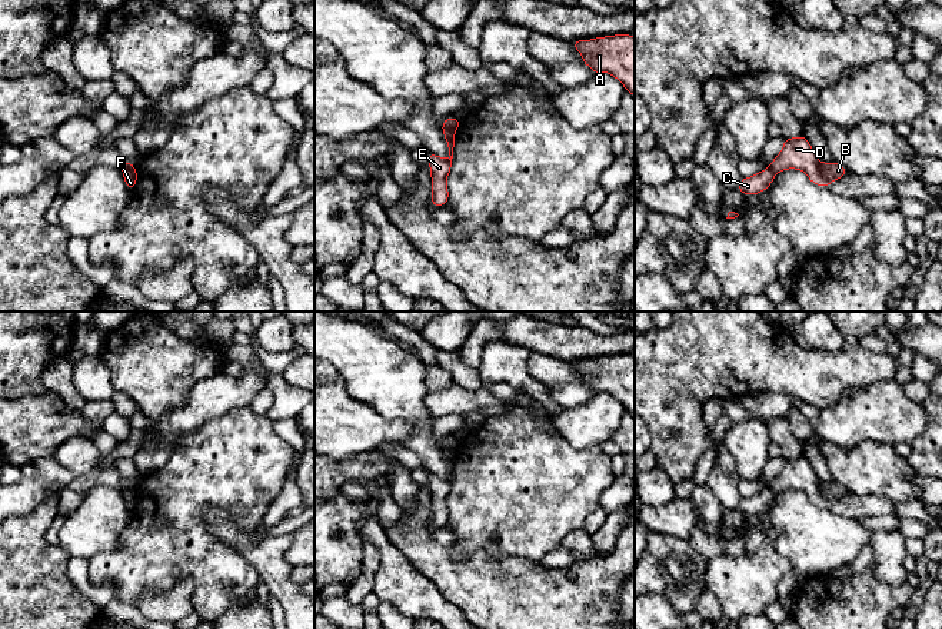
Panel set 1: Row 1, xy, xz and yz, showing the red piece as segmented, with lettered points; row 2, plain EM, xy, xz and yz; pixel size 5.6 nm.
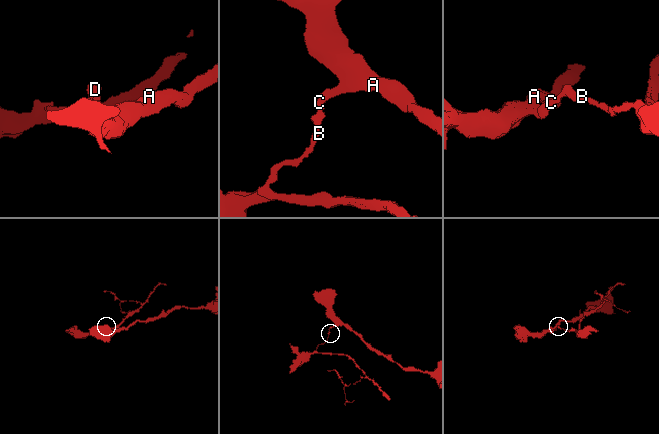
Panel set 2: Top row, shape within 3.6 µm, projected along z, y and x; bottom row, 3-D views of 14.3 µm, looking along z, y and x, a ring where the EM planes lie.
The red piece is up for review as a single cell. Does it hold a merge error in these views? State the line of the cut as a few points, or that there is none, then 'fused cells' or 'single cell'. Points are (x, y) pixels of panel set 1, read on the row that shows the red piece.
cut in xz along (442, 129), (453, 133); fused cells

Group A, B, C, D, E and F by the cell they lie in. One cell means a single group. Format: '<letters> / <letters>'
A C F / B D E

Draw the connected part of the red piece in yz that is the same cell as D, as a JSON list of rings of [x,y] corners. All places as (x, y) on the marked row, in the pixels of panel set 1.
[[[803,134],[783,140],[783,147],[770,162],[770,169],[776,173],[789,169],[802,170],[813,184],[820,187],[829,187],[833,180],[838,180],[849,173],[839,163],[820,163]]]

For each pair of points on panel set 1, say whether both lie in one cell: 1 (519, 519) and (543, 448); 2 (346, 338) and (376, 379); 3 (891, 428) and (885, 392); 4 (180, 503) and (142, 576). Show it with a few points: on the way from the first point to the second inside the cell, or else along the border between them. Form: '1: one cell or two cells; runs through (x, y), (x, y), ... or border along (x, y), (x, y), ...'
1: one cell; runs through (519, 502), (519, 472), (526, 465)
2: one cell; runs through (355, 348), (376, 369)
3: one cell; runs through (888, 419), (885, 415), (885, 400)
4: one cell; runs through (179, 522), (179, 528), (150, 558)

